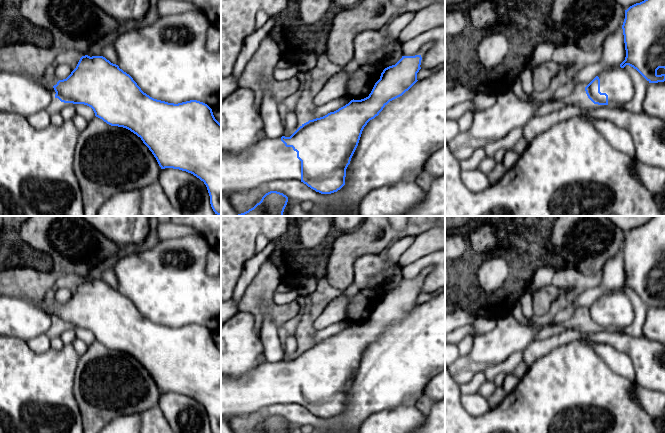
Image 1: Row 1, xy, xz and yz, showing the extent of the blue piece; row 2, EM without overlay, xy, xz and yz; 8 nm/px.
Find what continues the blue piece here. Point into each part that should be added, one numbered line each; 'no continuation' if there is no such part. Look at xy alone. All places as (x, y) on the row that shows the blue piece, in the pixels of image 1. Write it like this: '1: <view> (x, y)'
1: xy (43, 80)

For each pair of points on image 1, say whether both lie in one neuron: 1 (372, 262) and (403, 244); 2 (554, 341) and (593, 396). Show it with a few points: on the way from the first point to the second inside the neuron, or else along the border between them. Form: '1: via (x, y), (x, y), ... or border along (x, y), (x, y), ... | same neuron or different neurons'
1: via (380, 262), (385, 262), (395, 252) | same neuron
2: border along (579, 340), (561, 344), (537, 358) | different neurons

